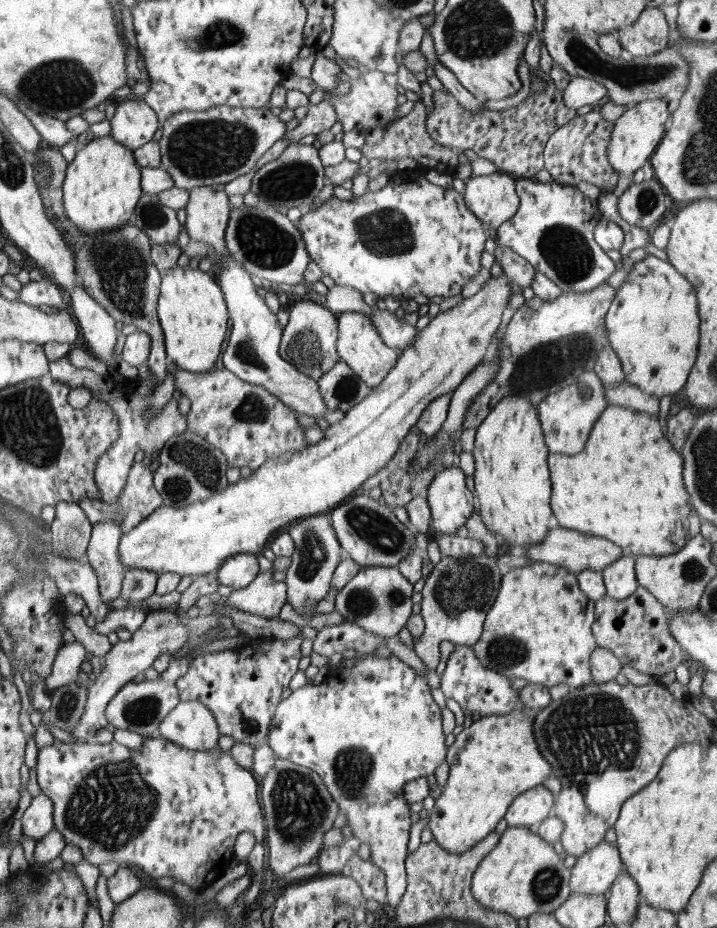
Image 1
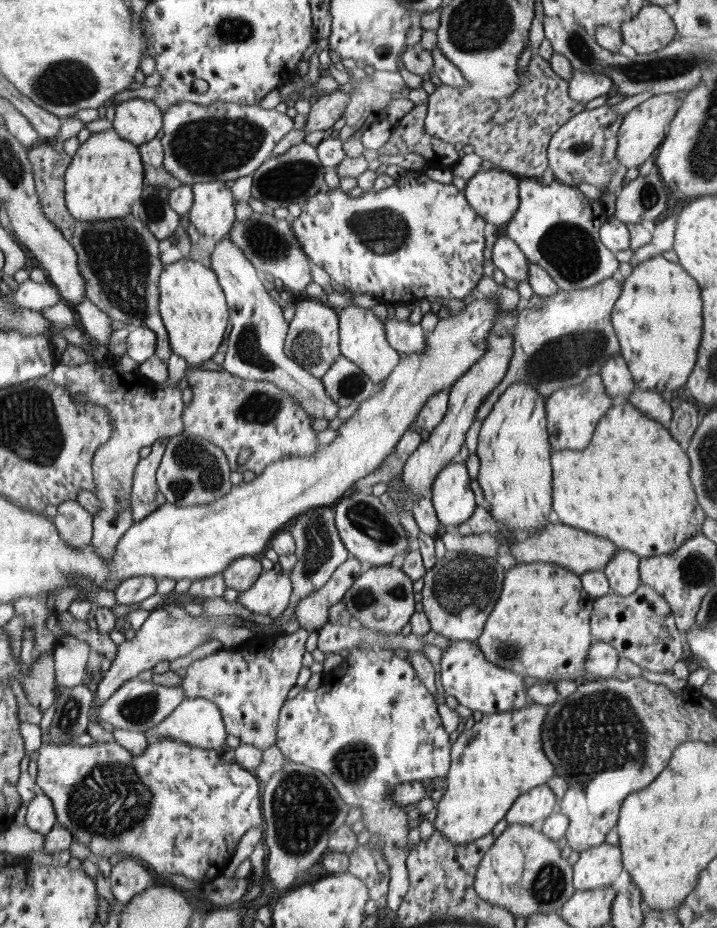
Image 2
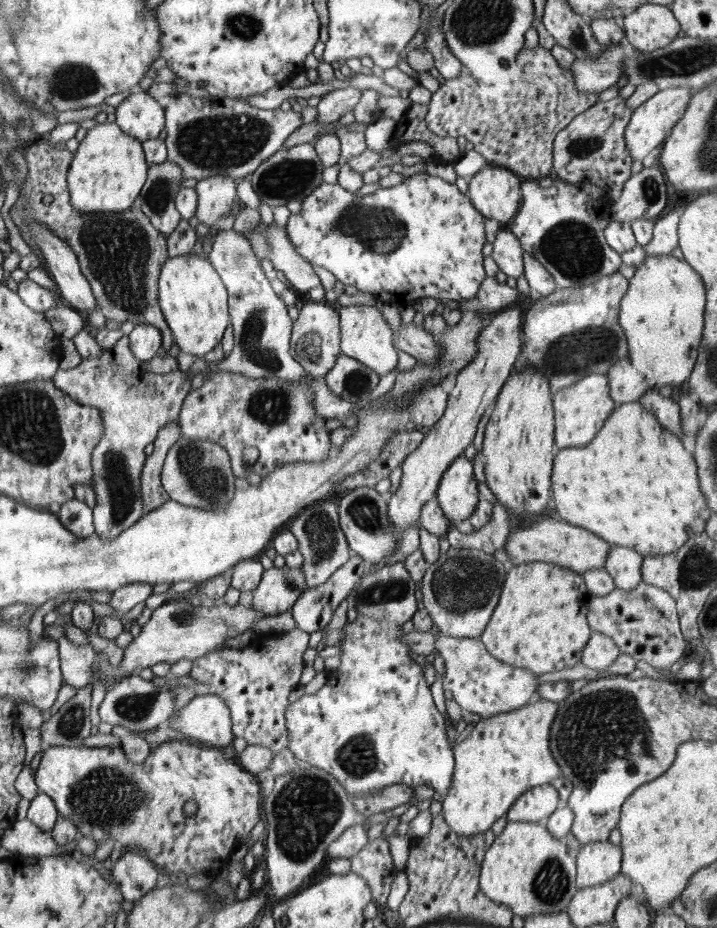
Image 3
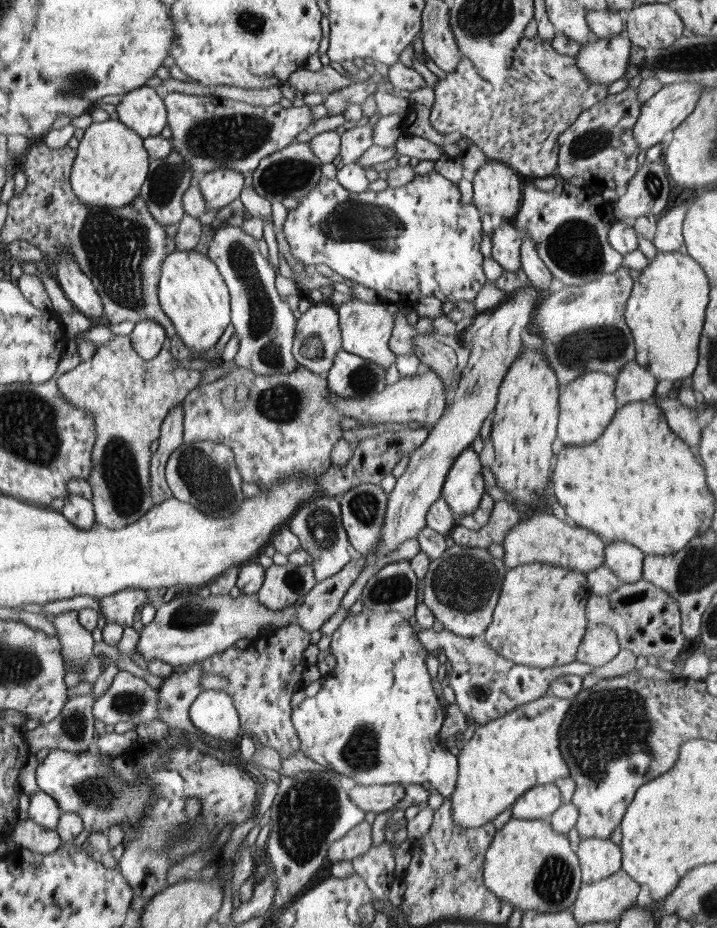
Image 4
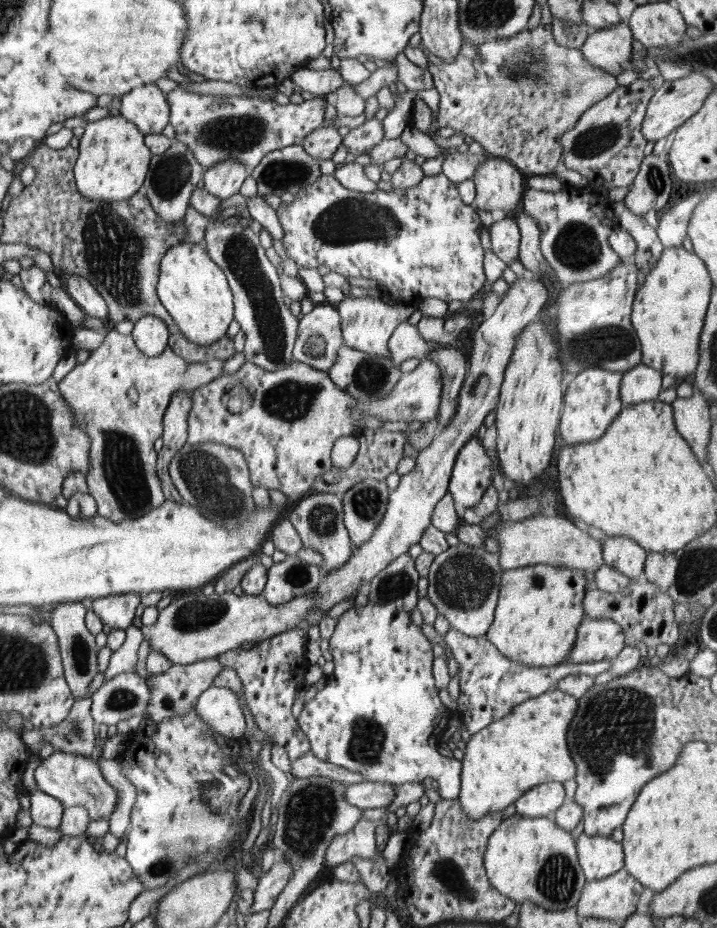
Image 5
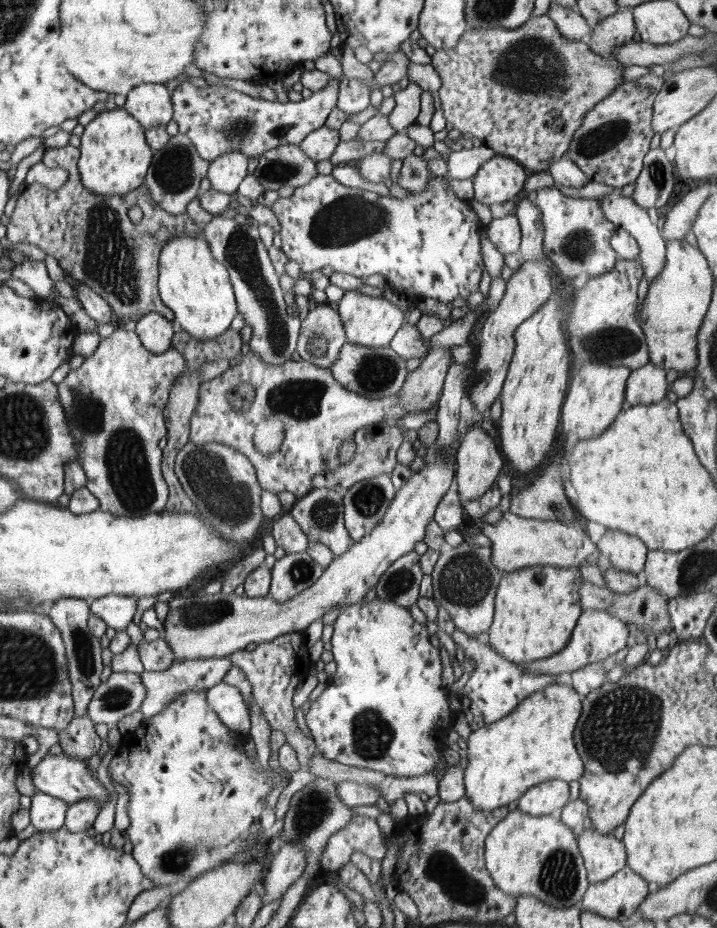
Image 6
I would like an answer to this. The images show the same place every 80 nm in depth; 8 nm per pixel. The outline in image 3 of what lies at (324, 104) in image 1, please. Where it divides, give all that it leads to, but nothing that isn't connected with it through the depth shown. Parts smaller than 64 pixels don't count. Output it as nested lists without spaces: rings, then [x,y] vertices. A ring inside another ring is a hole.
[[[352,87],[336,89],[325,94],[316,106],[318,109],[316,122],[325,126],[335,122],[342,115],[352,110],[361,96],[362,91]]]

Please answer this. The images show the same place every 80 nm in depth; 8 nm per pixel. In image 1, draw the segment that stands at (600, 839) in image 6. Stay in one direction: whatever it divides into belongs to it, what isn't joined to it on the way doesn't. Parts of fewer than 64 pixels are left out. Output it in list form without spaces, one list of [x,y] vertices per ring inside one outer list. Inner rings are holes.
[[[604,840],[577,858],[571,868],[569,888],[578,894],[608,894],[622,867],[617,845]]]

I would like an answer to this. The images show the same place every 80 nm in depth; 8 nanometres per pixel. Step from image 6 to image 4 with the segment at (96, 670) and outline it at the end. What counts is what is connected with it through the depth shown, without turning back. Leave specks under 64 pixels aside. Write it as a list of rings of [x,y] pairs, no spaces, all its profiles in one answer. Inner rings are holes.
[[[78,610],[58,614],[53,623],[61,642],[61,655],[66,672],[64,682],[68,687],[76,687],[84,673],[84,665],[94,655],[95,642],[91,632],[78,622]]]

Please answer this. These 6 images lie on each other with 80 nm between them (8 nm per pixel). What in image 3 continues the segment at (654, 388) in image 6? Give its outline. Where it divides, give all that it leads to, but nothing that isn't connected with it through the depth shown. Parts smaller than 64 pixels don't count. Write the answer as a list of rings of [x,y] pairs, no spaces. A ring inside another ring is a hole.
[[[619,360],[611,366],[606,376],[609,378],[610,396],[617,405],[638,401],[649,388],[648,381],[631,360]]]

